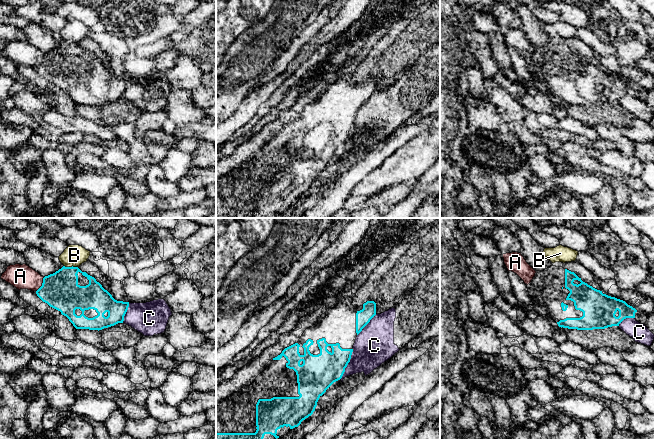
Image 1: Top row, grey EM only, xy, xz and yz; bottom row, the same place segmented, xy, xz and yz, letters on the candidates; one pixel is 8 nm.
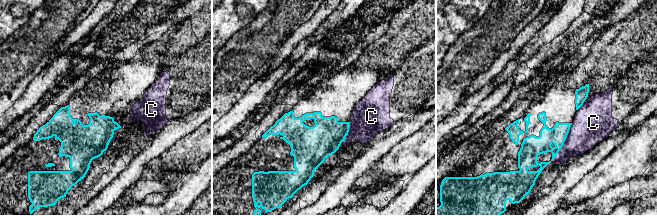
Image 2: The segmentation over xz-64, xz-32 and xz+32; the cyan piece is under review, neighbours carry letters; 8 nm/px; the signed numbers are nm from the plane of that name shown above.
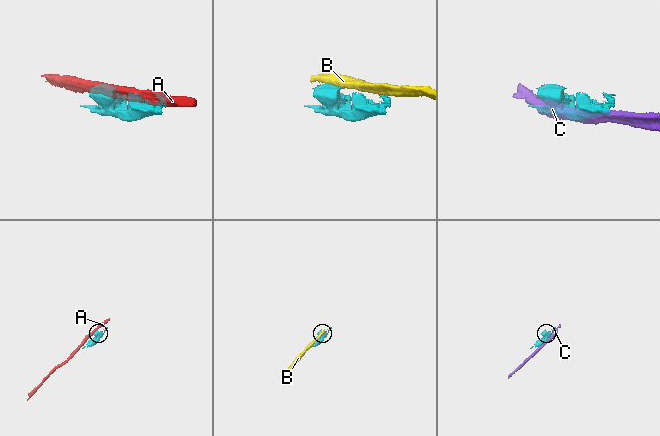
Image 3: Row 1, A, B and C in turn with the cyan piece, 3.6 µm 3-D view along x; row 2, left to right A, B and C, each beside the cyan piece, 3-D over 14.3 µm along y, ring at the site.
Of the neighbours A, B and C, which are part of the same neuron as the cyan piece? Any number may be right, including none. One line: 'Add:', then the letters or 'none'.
Add: none

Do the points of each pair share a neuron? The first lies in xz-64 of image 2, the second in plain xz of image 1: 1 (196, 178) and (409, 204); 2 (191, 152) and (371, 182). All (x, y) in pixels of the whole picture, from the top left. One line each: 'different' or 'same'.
1: same
2: same

